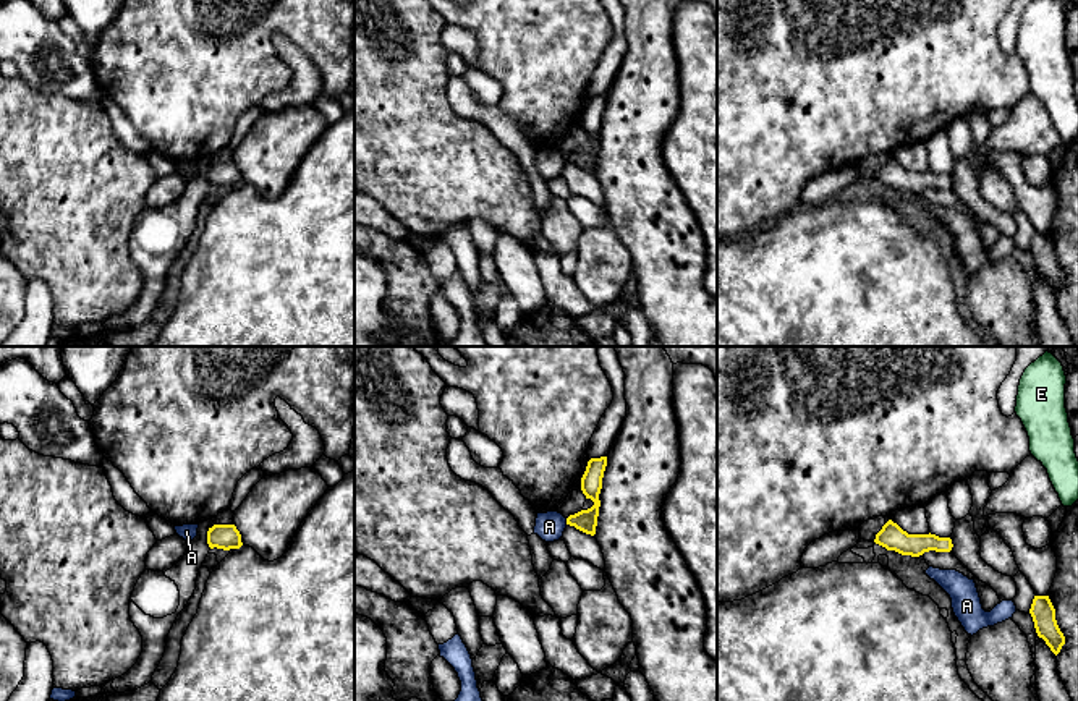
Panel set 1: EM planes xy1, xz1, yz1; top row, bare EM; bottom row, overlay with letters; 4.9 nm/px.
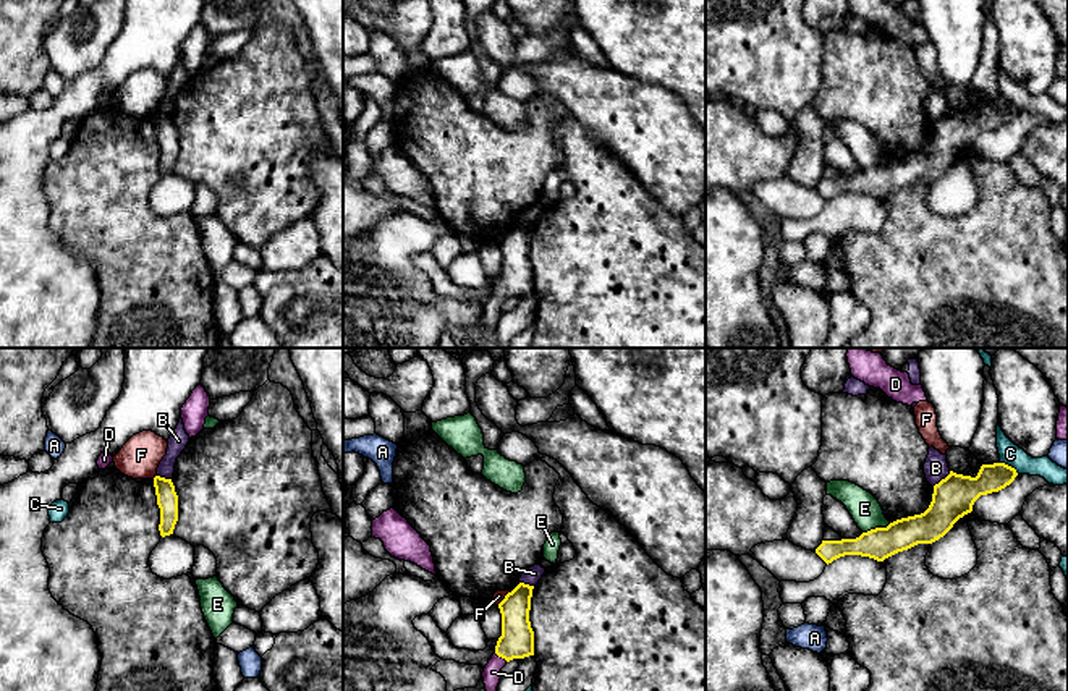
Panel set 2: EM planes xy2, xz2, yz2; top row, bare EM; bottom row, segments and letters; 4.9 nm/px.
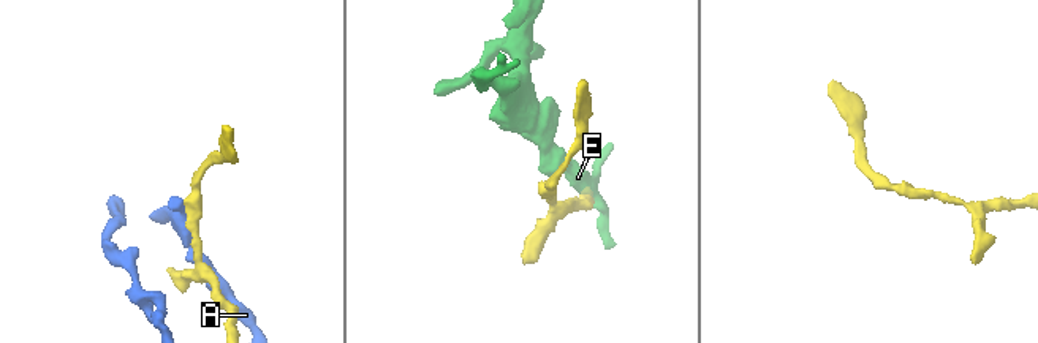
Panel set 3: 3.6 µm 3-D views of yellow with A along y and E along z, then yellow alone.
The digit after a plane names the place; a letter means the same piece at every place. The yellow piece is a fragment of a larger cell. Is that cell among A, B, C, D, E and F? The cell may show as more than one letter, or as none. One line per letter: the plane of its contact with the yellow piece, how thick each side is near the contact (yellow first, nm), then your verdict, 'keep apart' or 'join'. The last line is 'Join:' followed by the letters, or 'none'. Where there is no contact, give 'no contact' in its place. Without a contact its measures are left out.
A: contact in xz1; calibres 110 and 140 nm; keep apart
B: contact in yz2; calibres 200 and 130 nm; keep apart
C: contact in yz2; calibres 140 and 110 nm; keep apart
D: contact in xz2; calibres 170 and 90 nm; join
E: contact in yz2; calibres 160 and 150 nm; keep apart
F: contact in xz2; calibres 170 and 60 nm; keep apart
Join: D

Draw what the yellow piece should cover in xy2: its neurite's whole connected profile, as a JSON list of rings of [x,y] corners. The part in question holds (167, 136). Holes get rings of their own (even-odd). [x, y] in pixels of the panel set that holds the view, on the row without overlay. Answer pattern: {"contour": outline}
{"contour": [[[160,113],[154,115],[154,125],[157,133],[157,142],[160,146],[160,173],[173,172],[175,162],[178,159],[178,133],[175,129],[175,123],[172,117],[165,117]]]}

